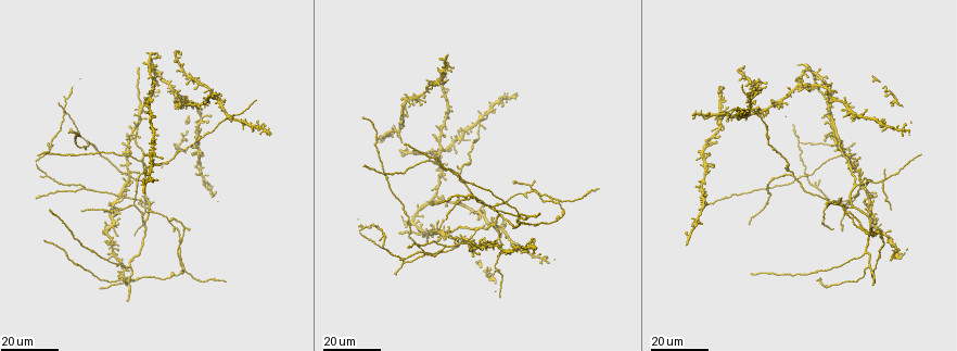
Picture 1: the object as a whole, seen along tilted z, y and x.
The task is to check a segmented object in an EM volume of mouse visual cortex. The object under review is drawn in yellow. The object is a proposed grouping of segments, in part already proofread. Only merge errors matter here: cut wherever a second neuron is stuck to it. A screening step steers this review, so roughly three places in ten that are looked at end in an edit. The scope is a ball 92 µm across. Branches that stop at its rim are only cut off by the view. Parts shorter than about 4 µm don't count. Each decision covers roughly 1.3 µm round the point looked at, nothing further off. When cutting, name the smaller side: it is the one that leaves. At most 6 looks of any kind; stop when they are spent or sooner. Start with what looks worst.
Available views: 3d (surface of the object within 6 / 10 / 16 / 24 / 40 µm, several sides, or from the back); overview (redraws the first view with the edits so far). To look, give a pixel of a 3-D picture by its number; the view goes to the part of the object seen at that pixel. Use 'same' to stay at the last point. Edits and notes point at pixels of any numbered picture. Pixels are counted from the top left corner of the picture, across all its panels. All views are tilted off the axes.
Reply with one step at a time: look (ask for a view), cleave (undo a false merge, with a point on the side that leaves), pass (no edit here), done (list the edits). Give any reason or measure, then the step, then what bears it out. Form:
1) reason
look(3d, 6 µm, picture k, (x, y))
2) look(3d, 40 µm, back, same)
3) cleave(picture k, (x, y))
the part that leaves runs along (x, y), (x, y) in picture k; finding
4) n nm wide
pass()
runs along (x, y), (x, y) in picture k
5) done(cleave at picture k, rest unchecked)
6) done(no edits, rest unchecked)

arms part here
look(3d, 16 µm, picture 1, (883, 181))

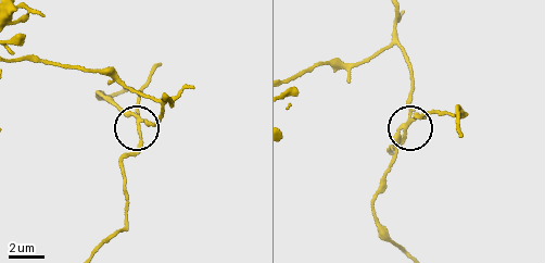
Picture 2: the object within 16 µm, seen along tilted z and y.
look(3d, 6 µm, picture 2, (410, 123))

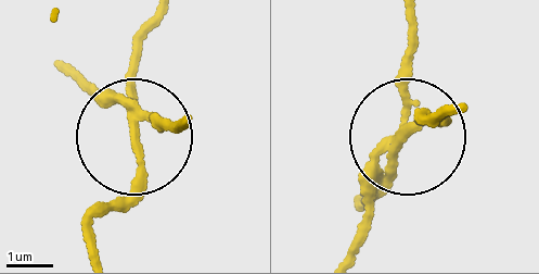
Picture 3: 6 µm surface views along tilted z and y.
3 arms
cleave(picture 3, (144, 171))
the part that leaves runs along (124, 114), (141, 170), (88, 247) in picture 3; two neurons meet here

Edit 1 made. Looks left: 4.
look(overview)

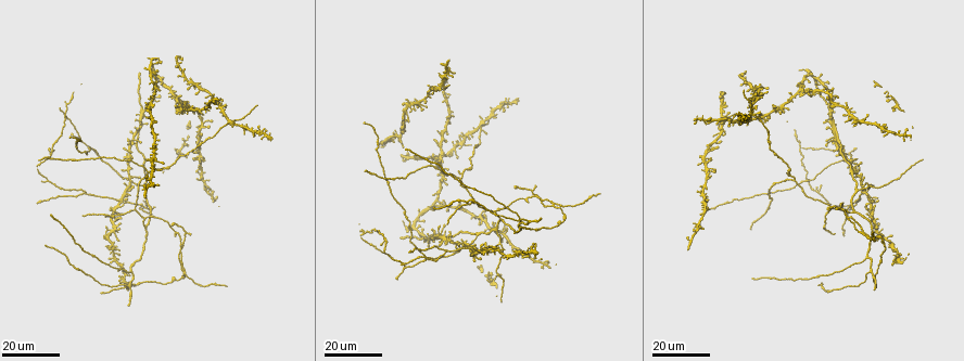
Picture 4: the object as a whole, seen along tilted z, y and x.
look(3d, 24 µm, picture 4, (750, 113))

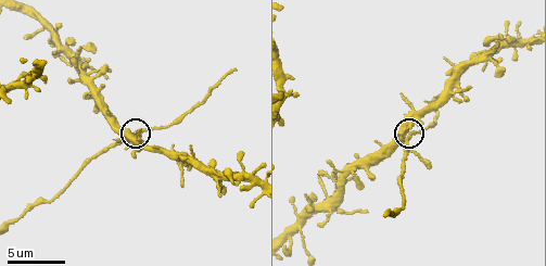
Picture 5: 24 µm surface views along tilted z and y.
zoom in
look(3d, 6 µm, picture 5, (408, 135))

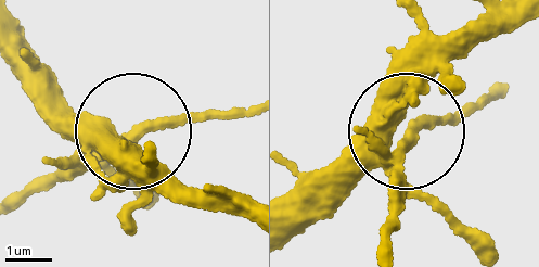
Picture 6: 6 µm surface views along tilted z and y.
pass()
runs along (387, 240), (398, 143), (477, 96) in picture 6; continuous, no second neuron

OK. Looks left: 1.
done(cleave at picture 3, rest unchecked)

